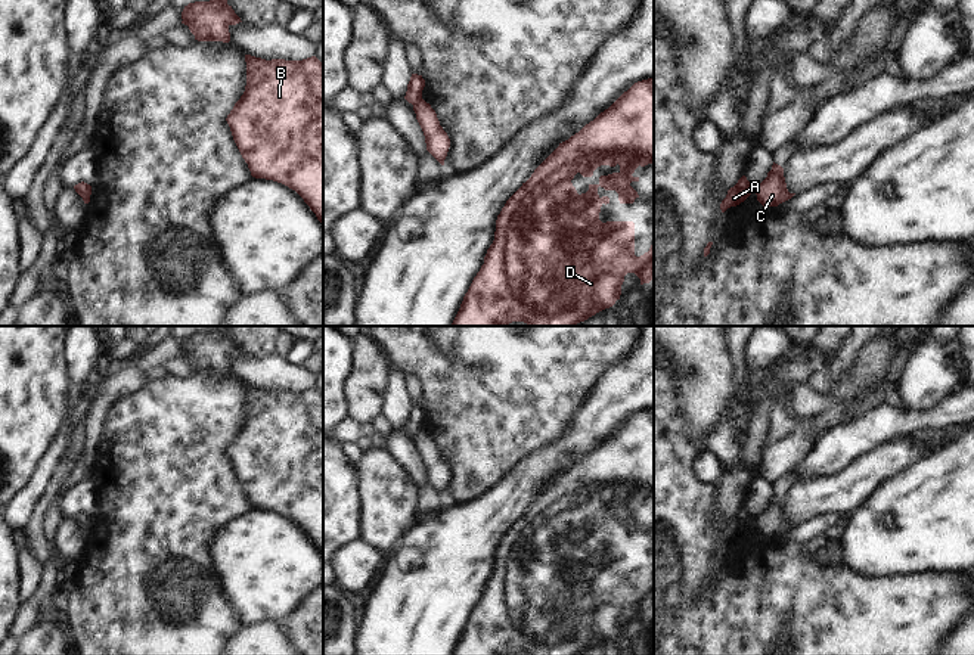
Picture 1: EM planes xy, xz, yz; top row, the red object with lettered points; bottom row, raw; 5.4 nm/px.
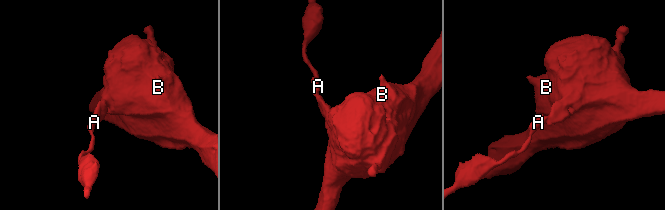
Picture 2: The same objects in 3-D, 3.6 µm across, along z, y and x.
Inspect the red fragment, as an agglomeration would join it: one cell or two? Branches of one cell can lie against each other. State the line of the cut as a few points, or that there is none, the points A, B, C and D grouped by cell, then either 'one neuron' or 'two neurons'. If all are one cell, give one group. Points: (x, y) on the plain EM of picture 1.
xz (421, 427), (412, 434) | A / B C D | two neurons

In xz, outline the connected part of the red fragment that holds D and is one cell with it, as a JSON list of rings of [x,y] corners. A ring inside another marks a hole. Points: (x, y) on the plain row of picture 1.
[[[654,407],[635,413],[627,422],[624,422],[608,440],[601,443],[593,451],[586,454],[578,463],[571,466],[568,471],[559,474],[559,476],[534,500],[531,507],[522,513],[522,516],[506,531],[500,544],[496,550],[494,571],[487,580],[484,587],[484,595],[474,608],[468,623],[463,627],[460,639],[452,655],[509,655],[512,652],[524,652],[527,655],[577,655],[587,651],[596,643],[609,639],[620,630],[621,615],[627,603],[635,603],[640,609],[640,615],[649,614],[652,611],[654,602],[654,574],[649,581],[640,587],[635,586],[635,553],[633,552],[607,552],[599,550],[601,537],[609,534],[608,527],[599,527],[598,518],[605,521],[615,521],[618,524],[620,534],[633,534],[639,528],[638,522],[630,516],[632,512],[639,512],[639,507],[632,505],[640,496],[654,496]],[[601,496],[615,497],[620,496],[618,503],[608,506],[601,506],[598,515],[589,515],[586,524],[578,525],[571,510],[577,503],[583,507],[592,507],[593,502]]]

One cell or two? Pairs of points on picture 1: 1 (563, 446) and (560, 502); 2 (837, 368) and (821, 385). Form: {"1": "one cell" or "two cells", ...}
{"1": "two cells", "2": "two cells"}

